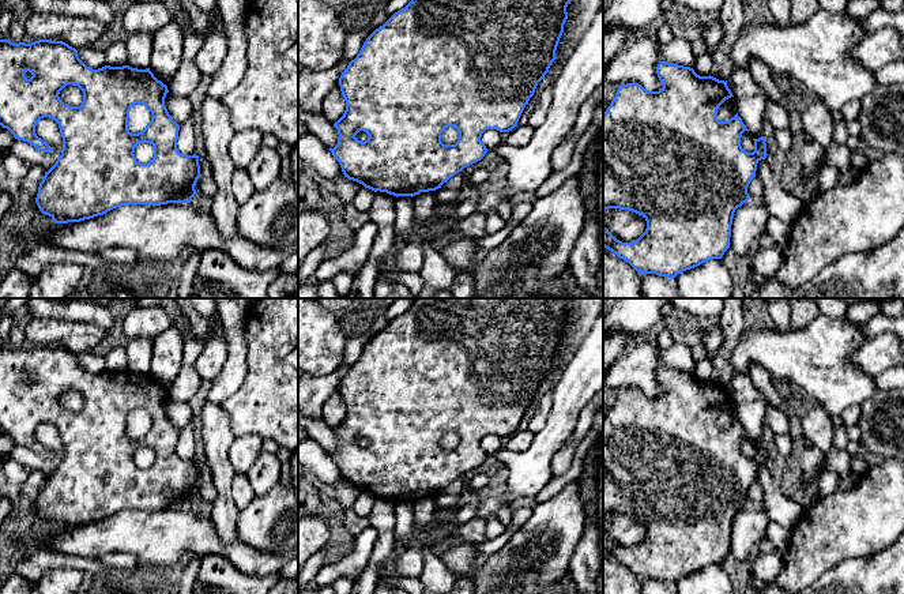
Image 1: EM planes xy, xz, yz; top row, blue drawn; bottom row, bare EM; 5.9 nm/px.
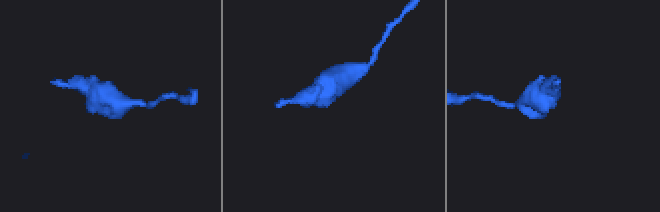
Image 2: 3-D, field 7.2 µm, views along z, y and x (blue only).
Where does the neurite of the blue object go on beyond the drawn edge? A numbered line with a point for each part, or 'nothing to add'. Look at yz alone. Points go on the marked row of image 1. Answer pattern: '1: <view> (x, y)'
nothing to add

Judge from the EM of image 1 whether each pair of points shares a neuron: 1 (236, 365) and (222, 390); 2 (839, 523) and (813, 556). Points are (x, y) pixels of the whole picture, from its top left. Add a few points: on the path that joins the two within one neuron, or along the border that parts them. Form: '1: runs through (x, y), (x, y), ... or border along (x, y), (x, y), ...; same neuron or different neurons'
1: runs through (234, 371), (225, 384); same neuron
2: runs through (831, 532), (814, 548); same neuron

